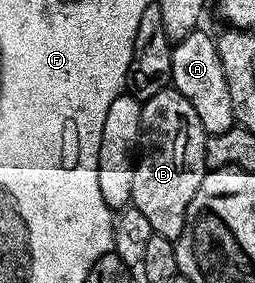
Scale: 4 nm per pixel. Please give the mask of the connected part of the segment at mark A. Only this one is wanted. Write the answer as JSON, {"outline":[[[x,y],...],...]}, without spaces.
{"outline":[[[196,31],[185,35],[185,39],[174,42],[171,50],[171,85],[189,103],[193,103],[193,111],[197,111],[197,119],[201,119],[201,127],[210,135],[224,133],[236,128],[233,115],[233,103],[229,99],[229,83],[225,83],[225,71],[221,71],[221,55],[217,55],[215,37],[212,34]]]}

